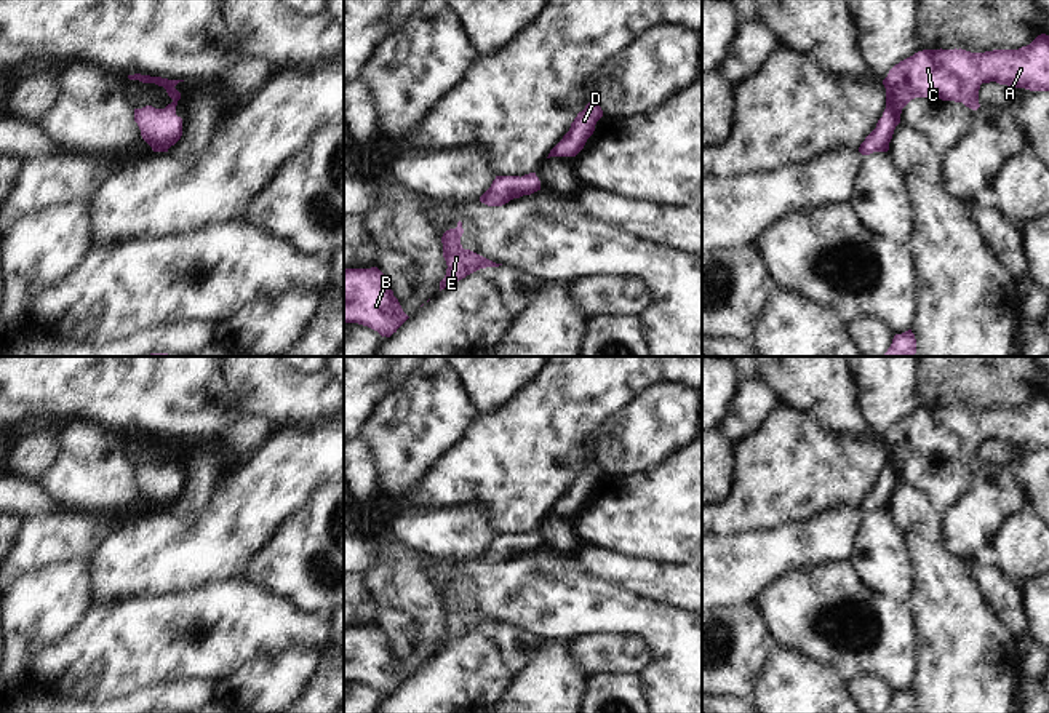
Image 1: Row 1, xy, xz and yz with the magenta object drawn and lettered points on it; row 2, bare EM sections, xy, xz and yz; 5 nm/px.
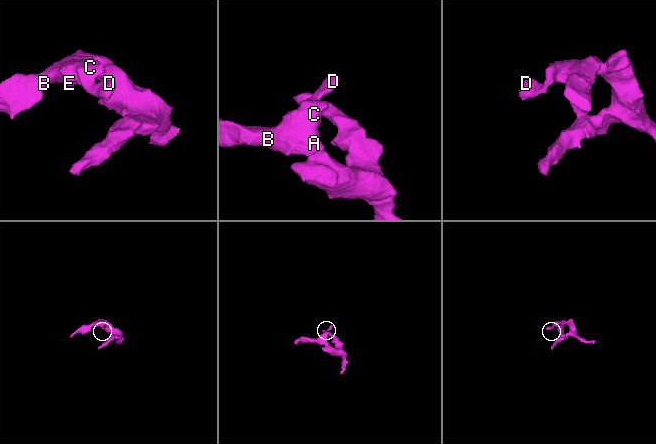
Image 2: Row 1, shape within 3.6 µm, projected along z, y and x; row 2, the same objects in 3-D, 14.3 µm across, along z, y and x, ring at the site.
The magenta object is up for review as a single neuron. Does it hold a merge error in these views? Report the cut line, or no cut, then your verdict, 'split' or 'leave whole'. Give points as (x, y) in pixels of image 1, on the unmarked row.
cut none; leave whole

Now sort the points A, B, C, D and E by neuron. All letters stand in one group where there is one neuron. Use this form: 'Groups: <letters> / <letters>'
Groups: A B C D E.

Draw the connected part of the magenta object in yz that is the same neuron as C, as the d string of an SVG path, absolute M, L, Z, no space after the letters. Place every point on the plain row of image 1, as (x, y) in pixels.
M1038 393L1019 408L971 411L966 408L923 408L895 422L883 438L886 467L859 510L887 510L902 467L915 456L963 460L977 468L982 441L1049 449L1049 393Z

